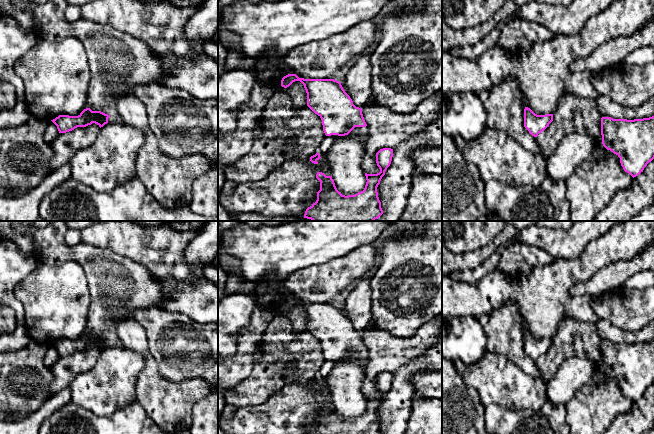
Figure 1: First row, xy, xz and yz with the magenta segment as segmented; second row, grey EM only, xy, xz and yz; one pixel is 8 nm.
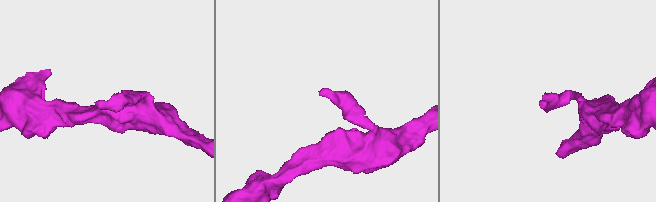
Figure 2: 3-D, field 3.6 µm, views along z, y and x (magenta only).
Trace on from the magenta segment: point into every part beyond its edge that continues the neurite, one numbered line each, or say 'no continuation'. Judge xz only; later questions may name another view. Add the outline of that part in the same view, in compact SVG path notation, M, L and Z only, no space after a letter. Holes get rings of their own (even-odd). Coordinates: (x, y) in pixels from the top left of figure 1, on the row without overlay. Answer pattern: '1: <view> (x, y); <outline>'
1: xz (362, 356); M366 350L366 351L355 351L354 353L358 357L359 364L365 370L366 365L368 363L368 350Z

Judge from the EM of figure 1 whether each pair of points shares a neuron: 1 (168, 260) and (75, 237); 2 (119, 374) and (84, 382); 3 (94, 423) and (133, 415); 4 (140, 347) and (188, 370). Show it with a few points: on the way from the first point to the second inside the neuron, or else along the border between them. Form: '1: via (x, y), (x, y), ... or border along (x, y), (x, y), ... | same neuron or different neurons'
1: border along (79, 231), (81, 241) | different neurons
2: via (110, 374), (104, 380), (93, 382) | same neuron
3: via (104, 423), (123, 423) | same neuron
4: border along (143, 328), (148, 350), (160, 372) | different neurons

